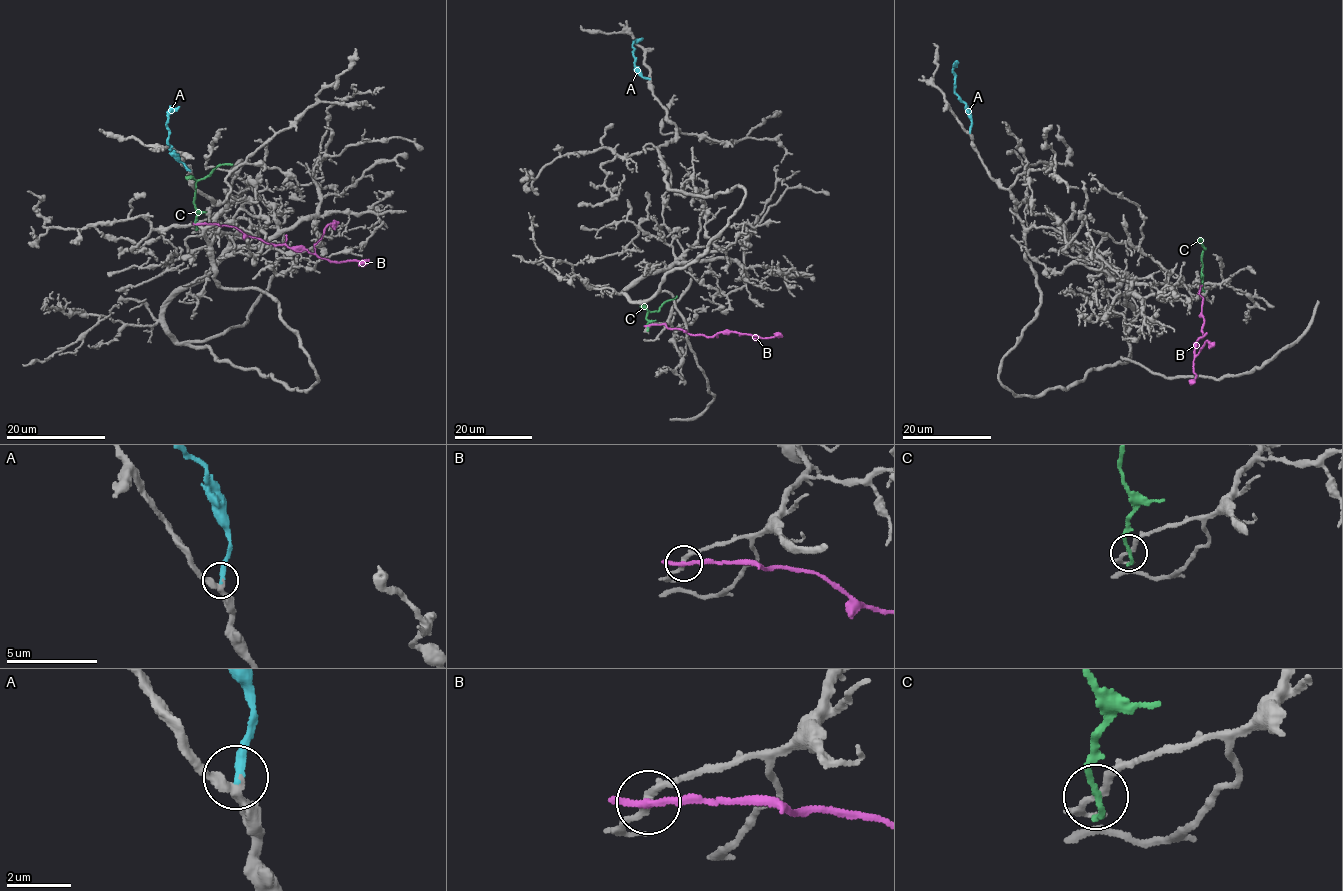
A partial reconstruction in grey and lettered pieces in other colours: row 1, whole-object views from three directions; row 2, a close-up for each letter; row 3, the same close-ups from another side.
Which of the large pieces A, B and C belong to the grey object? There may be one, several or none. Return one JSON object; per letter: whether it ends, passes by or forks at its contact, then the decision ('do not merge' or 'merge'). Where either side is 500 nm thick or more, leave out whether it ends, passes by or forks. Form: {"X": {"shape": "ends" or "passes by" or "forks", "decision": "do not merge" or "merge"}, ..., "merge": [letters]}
{"A": {"shape": "ends", "decision": "merge"}, "B": {"shape": "ends", "decision": "do not merge"}, "C": {"shape": "ends", "decision": "do not merge"}, "merge": ["A"]}

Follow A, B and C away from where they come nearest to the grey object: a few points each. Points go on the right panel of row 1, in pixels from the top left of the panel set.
A: (969, 131), (971, 119), (967, 106), (955, 92), (954, 63)
B: (1201, 285), (1201, 313), (1204, 320), (1202, 337), (1197, 341), (1193, 371), (1196, 374), (1192, 384)
C: (1202, 288), (1205, 248), (1199, 241), (1193, 243)

